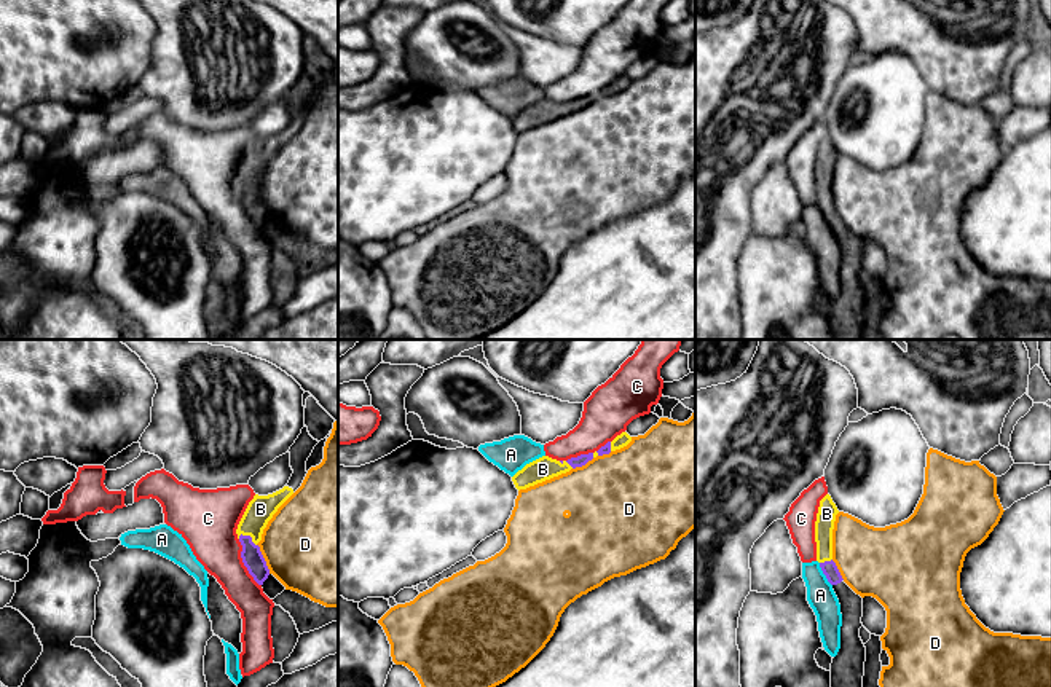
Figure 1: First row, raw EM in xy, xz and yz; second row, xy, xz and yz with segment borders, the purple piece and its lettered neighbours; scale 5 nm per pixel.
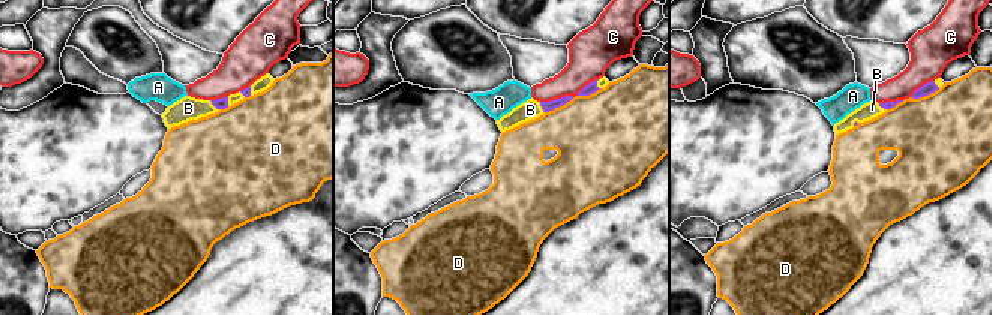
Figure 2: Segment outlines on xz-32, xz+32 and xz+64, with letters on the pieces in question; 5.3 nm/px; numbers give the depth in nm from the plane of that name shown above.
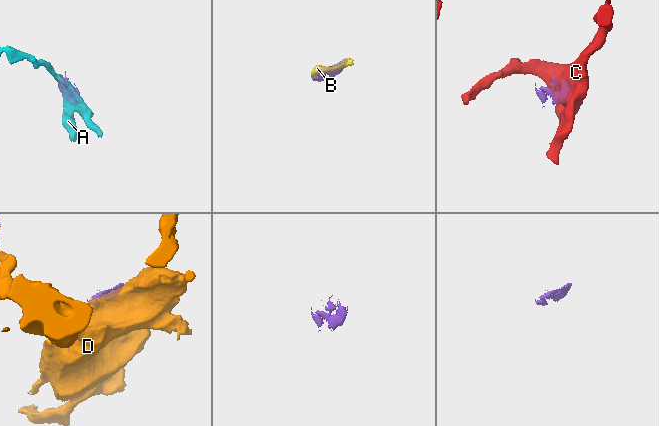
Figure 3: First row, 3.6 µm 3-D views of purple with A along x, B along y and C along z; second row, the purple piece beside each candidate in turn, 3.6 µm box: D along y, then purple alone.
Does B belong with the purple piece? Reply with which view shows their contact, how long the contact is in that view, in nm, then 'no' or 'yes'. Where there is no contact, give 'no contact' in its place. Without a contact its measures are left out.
contact in xy; length 110 nm; yes

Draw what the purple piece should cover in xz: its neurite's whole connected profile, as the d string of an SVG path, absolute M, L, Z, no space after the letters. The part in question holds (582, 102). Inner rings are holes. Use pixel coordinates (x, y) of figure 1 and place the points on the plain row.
M627 75L617 78L612 84L608 84L595 96L581 97L577 100L571 100L568 104L557 104L549 99L542 99L529 107L526 107L522 113L518 113L512 124L515 131L526 132L553 120L569 115L571 112L582 110L588 104L596 99L609 97L611 94L620 92L632 84L632 80Z

